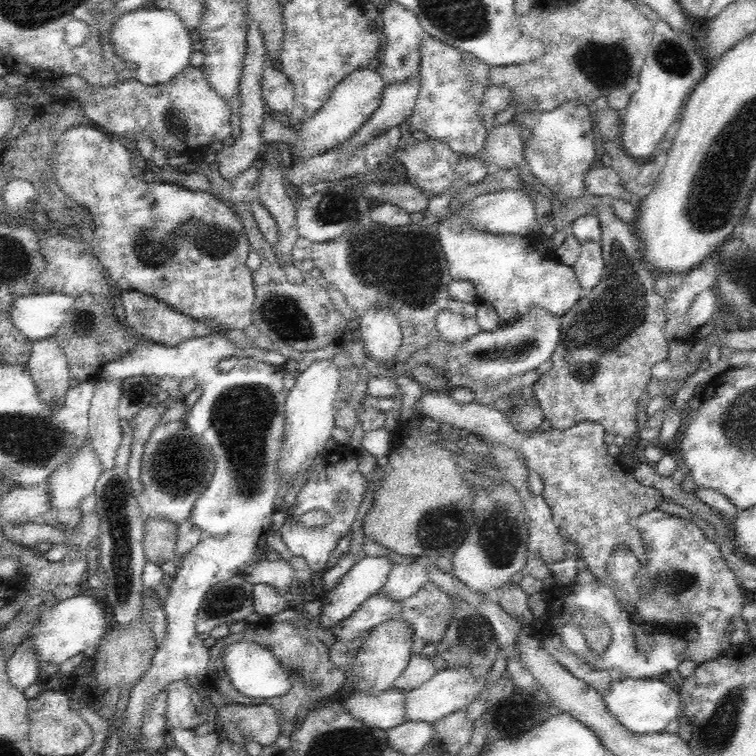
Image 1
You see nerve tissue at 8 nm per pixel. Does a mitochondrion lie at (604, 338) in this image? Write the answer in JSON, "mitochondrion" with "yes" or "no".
{"mitochondrion":"yes"}

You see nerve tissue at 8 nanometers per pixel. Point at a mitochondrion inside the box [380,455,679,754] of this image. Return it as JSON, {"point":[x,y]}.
{"point":[501,533]}

